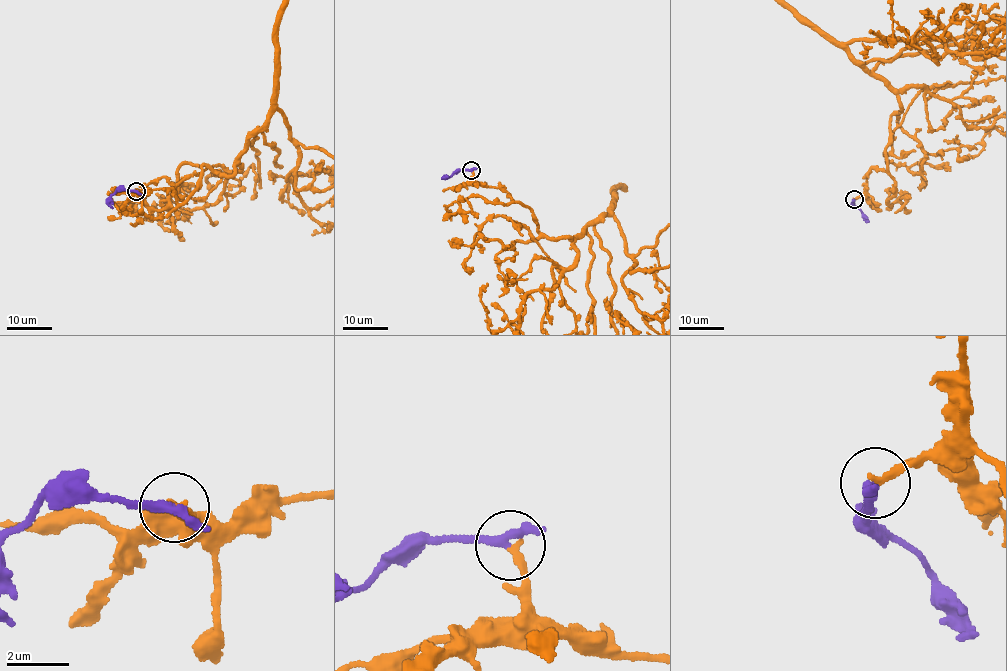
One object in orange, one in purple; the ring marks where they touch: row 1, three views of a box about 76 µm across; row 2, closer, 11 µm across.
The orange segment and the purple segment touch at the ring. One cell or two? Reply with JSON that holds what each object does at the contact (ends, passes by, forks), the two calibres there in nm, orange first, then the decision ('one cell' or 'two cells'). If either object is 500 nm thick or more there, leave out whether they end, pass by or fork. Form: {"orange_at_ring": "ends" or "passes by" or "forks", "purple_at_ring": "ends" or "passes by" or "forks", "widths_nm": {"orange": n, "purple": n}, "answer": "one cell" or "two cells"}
{"orange_at_ring": "ends", "purple_at_ring": "passes by", "widths_nm": {"orange": 220, "purple": 260}, "answer": "one cell"}

